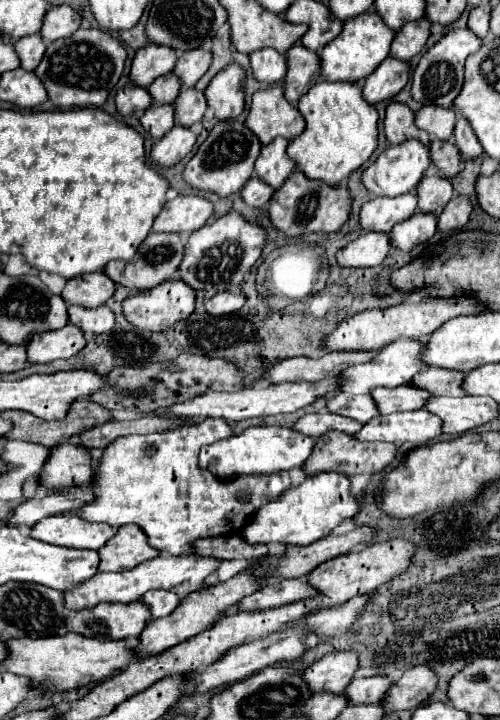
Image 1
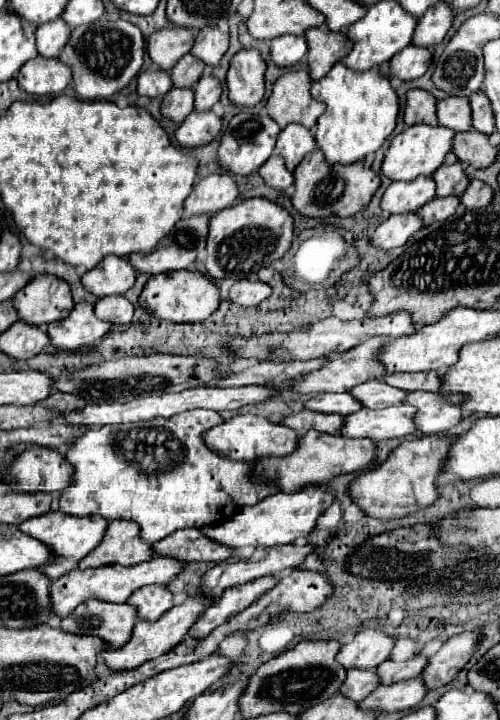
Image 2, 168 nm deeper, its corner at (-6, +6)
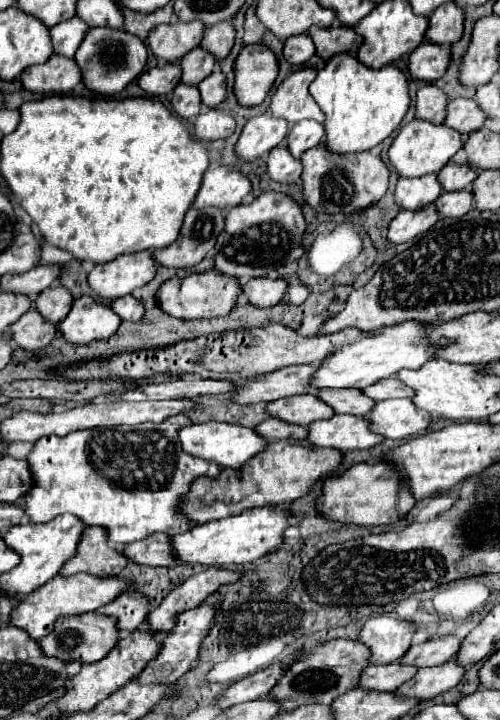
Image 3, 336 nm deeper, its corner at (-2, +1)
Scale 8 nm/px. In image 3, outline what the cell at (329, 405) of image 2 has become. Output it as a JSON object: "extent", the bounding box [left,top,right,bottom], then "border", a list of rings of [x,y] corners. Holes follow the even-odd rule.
{"extent":[266,393,334,427],"border":[[[312,393],[270,401],[266,403],[266,413],[270,417],[278,415],[278,419],[302,427],[306,427],[306,423],[312,423],[314,419],[330,419],[330,415],[334,415],[334,411],[330,411],[330,407]]]}

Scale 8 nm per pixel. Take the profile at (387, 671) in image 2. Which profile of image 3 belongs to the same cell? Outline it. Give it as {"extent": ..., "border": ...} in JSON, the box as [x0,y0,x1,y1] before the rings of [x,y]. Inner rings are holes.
{"extent":[400,635,462,667],"border":[[[452,635],[428,639],[420,645],[412,645],[410,651],[400,661],[410,663],[414,667],[434,667],[446,659],[452,659],[458,653],[460,645],[462,645],[462,639]]]}

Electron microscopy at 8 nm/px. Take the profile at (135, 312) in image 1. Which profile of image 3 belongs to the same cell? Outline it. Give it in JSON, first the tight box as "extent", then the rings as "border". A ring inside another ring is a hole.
{"extent":[158,267,242,319],"border":[[[212,267],[204,273],[190,273],[184,279],[172,277],[168,281],[164,281],[164,285],[158,291],[158,303],[168,315],[178,317],[178,319],[224,317],[232,311],[232,307],[236,305],[240,295],[242,295],[240,281],[236,277],[228,277]]]}

